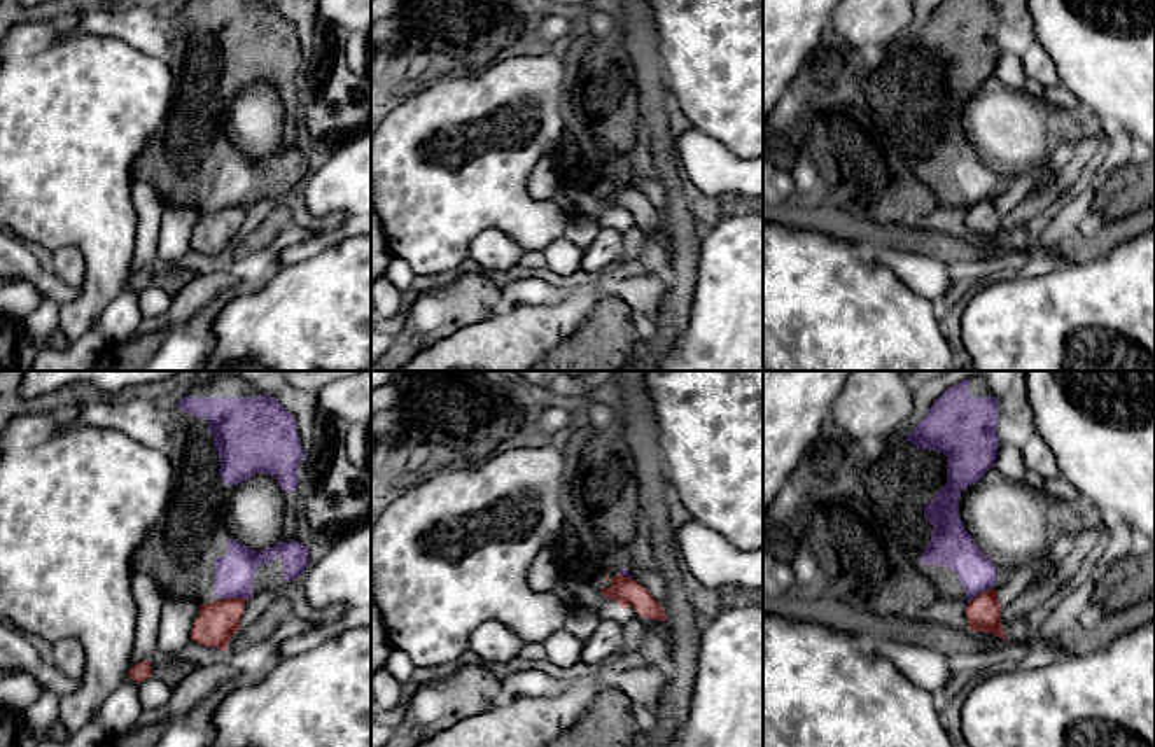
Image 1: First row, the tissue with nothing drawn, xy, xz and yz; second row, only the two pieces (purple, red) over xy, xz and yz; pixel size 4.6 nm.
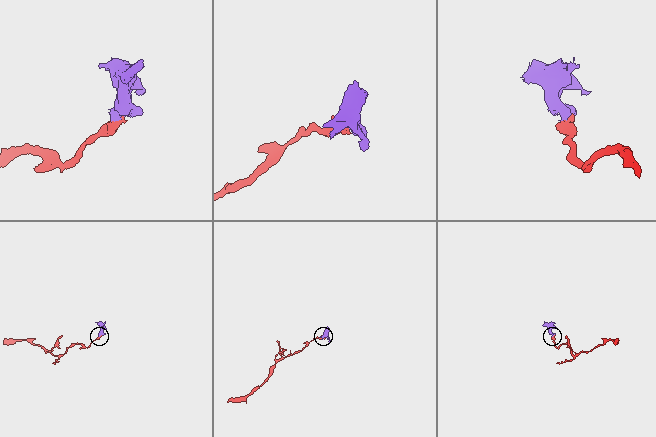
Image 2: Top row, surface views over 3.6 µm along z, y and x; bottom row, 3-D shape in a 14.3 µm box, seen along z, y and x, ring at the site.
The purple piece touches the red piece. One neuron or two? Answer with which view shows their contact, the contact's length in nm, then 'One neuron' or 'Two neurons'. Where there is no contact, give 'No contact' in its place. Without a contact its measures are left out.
Touches purple in yz. Shared border 120 nm. Two neurons

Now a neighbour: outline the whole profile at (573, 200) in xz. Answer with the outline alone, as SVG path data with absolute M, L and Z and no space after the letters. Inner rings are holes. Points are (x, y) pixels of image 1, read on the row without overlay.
M558 182L556 191L551 198L567 217L576 213L595 217L602 227L620 227L623 217L618 210L604 205L600 198L588 192L584 187Z

